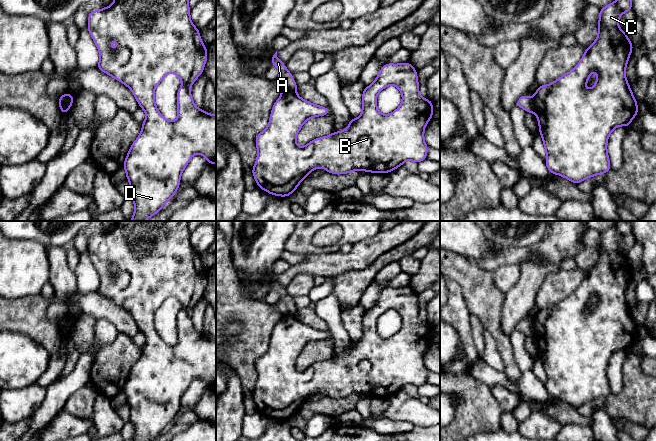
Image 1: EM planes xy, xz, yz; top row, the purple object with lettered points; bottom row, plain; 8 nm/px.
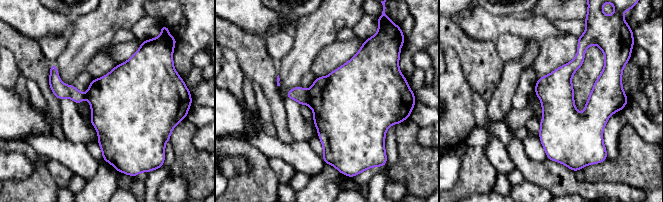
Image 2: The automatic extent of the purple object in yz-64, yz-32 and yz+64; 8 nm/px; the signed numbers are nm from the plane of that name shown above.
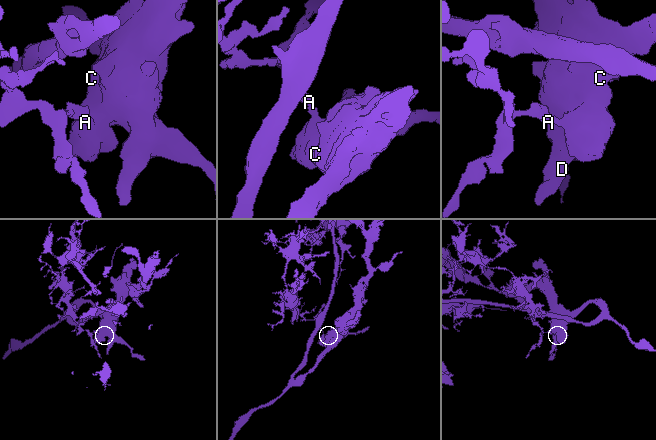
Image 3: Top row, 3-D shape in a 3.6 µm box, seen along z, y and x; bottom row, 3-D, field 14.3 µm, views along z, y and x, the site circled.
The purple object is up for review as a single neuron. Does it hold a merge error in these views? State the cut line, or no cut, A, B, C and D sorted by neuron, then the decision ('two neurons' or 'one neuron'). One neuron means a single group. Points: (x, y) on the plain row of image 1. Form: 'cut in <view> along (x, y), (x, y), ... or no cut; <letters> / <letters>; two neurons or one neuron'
cut in yz along (532, 323), (535, 329), (535, 336); A / B C D; two neurons

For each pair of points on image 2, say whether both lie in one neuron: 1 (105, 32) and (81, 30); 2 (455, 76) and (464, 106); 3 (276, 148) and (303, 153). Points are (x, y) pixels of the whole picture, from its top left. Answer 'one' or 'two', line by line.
1: one
2: one
3: one

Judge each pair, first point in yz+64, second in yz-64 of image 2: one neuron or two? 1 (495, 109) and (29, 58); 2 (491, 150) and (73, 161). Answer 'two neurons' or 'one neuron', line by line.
1: two neurons
2: two neurons

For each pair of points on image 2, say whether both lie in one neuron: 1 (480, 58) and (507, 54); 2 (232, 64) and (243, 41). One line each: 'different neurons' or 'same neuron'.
1: different neurons
2: different neurons

